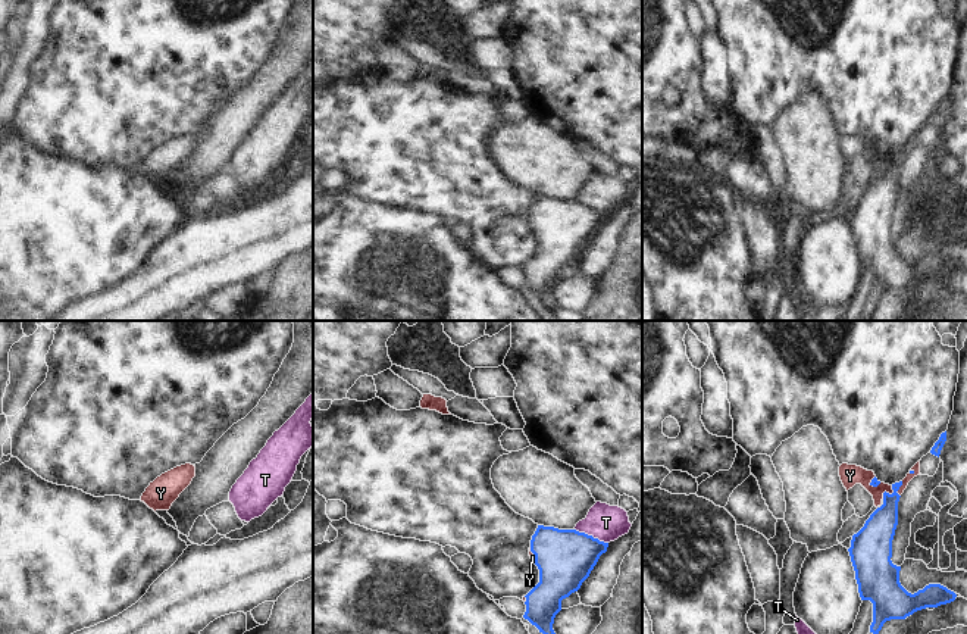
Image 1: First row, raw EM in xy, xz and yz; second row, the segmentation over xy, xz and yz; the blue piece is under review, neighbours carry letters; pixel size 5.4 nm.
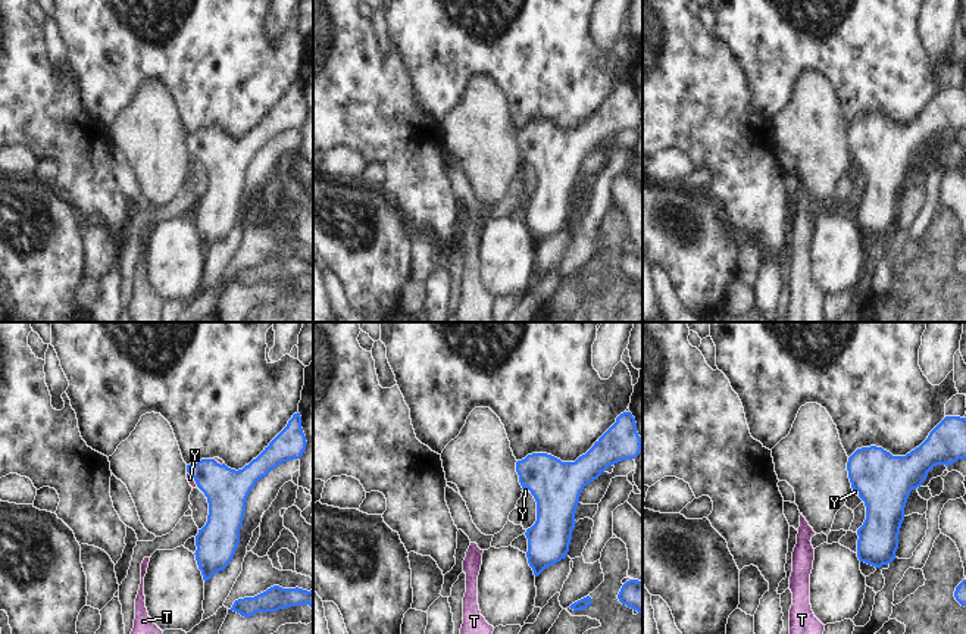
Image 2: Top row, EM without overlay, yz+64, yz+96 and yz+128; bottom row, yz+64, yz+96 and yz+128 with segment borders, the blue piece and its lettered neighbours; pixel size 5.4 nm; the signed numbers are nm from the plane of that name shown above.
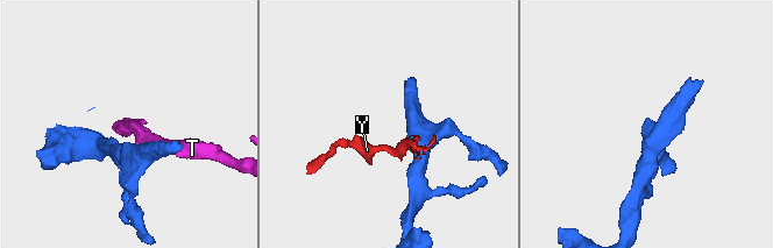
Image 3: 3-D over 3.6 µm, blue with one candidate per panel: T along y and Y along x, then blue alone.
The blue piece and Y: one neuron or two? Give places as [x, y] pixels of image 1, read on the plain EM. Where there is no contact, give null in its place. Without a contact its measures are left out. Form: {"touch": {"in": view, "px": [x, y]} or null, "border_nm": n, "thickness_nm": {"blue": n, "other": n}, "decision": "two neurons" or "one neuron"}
{"touch": {"in": "yz", "px": [894, 162]}, "border_nm": 150, "thickness_nm": {"blue": 180, "other": 110}, "decision": "one neuron"}

